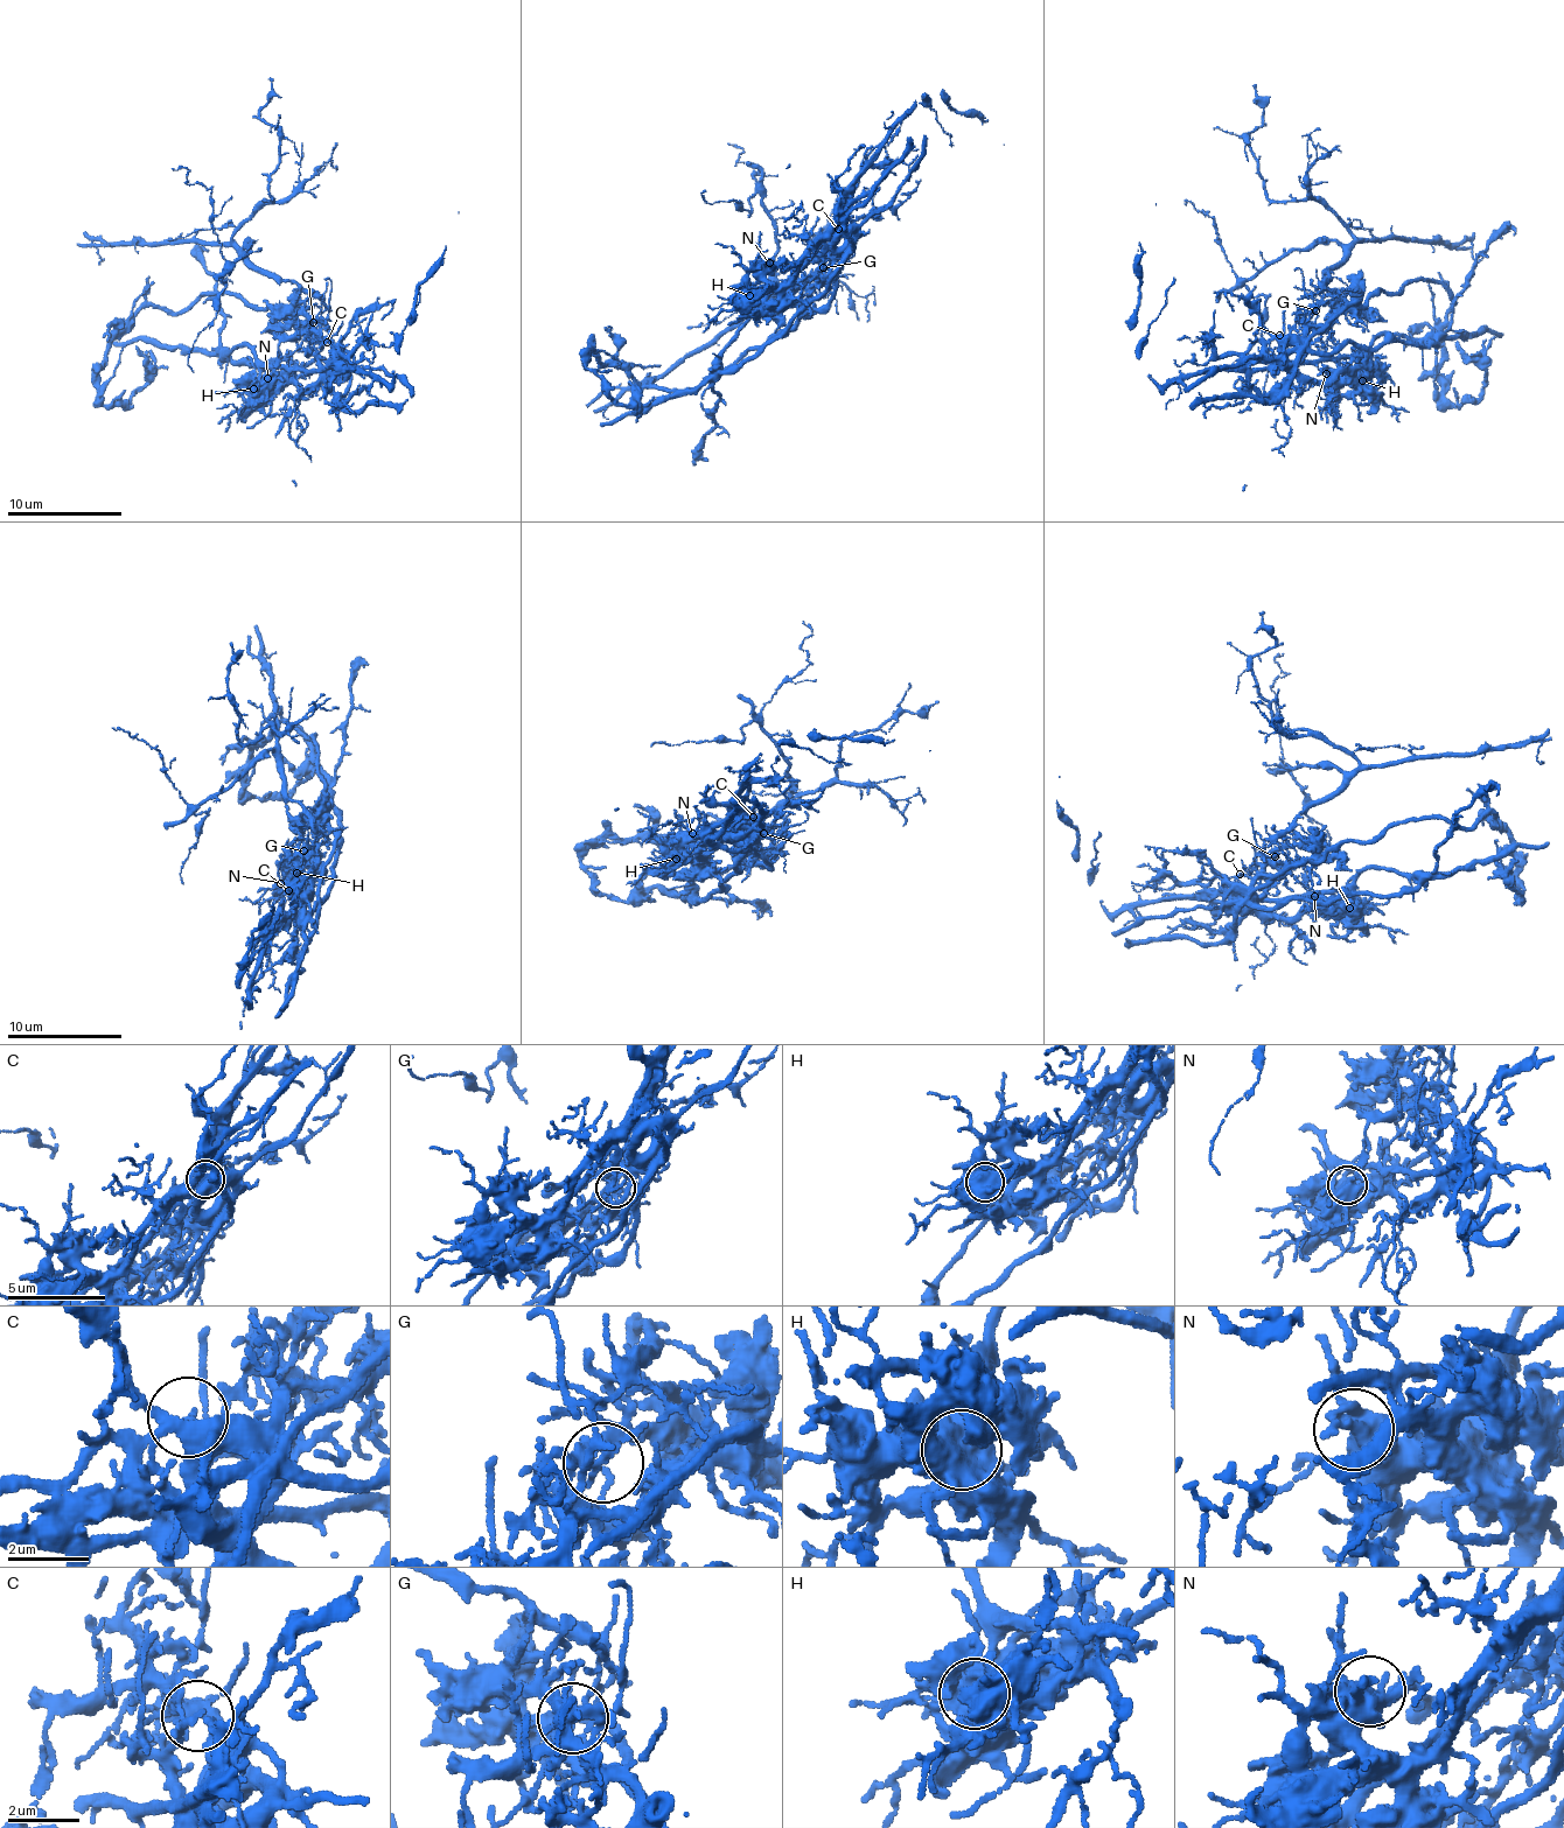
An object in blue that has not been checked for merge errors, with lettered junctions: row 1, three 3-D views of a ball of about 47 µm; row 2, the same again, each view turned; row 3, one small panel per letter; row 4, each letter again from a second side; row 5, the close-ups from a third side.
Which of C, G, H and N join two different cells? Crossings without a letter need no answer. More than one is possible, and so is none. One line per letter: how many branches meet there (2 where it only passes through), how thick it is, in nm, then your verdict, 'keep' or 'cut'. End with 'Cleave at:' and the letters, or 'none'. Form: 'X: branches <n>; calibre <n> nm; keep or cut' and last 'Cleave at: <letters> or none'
C: branches 3; calibre 140 nm; keep
G: branches 4; calibre 170 nm; cut
H: branches 5; calibre 750 nm; cut
N: branches 4; calibre 460 nm; keep
Cleave at: G, H

